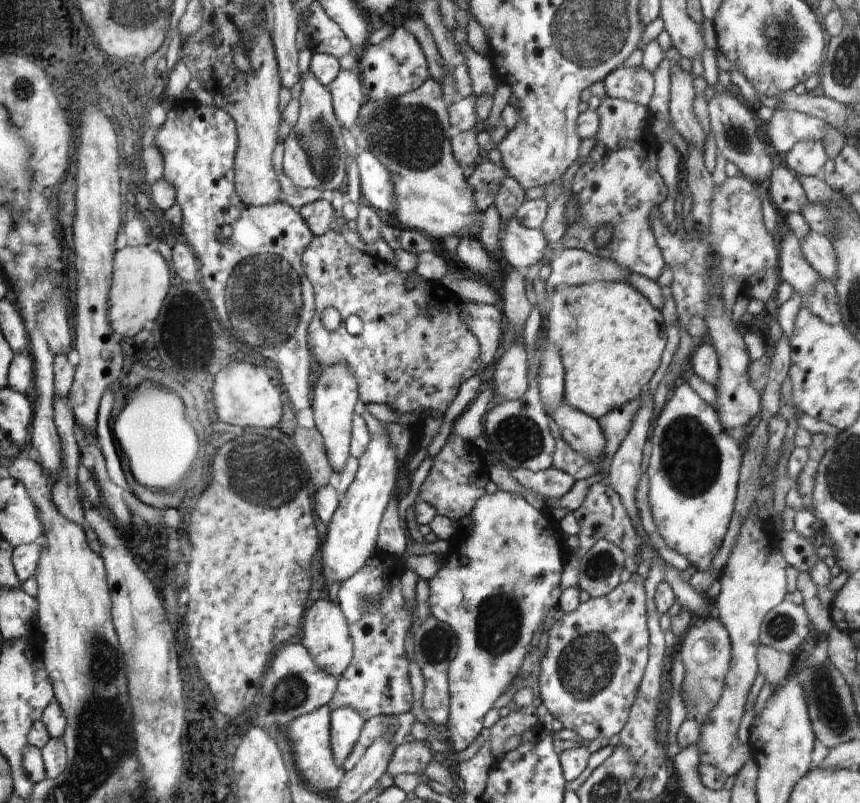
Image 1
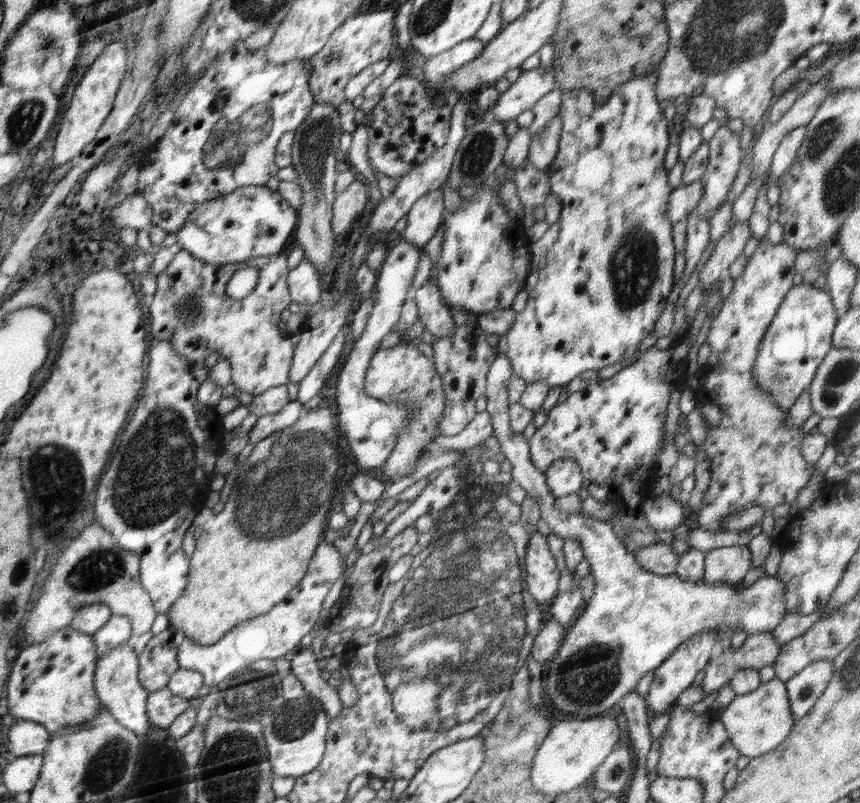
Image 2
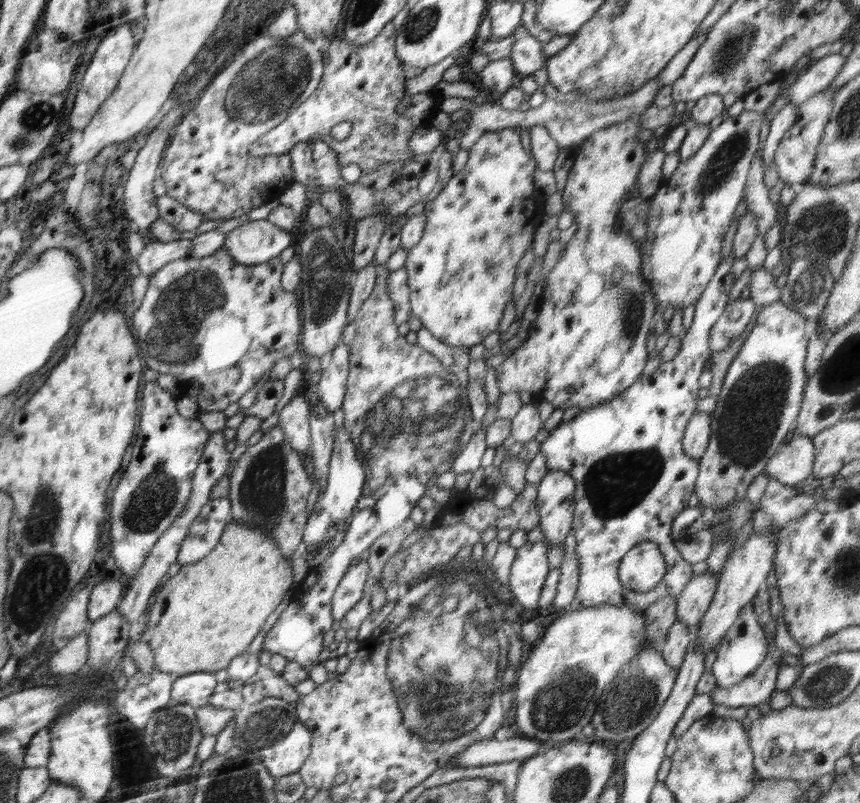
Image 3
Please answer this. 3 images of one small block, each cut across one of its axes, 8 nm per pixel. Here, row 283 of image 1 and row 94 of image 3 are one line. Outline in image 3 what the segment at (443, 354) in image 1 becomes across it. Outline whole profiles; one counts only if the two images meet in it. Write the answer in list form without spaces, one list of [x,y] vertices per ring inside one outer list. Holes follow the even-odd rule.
[[[388,22],[382,31],[371,42],[364,45],[349,44],[344,37],[331,40],[325,45],[323,54],[323,76],[320,84],[313,90],[312,96],[307,97],[296,108],[289,112],[288,117],[281,121],[276,128],[263,134],[252,143],[250,155],[263,157],[266,155],[283,155],[290,151],[291,147],[304,140],[321,140],[328,144],[332,151],[338,155],[338,166],[354,163],[358,164],[362,172],[370,173],[378,169],[380,162],[394,161],[398,159],[410,159],[414,157],[408,148],[408,142],[418,127],[432,126],[432,117],[441,111],[441,103],[444,100],[440,90],[431,89],[429,92],[414,94],[409,101],[410,106],[403,114],[397,114],[397,106],[405,96],[403,83],[408,80],[404,77],[402,63],[398,61],[395,50],[397,30],[392,22]],[[341,122],[350,122],[352,132],[342,141],[334,139],[330,132],[334,126]]]

